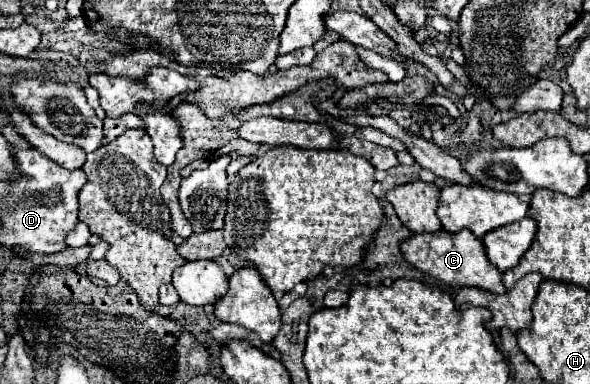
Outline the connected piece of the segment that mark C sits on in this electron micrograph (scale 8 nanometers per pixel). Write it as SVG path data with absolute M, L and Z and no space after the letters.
M462 229L458 233L418 233L408 237L402 243L402 253L404 257L420 271L440 279L442 283L450 285L450 287L480 287L486 289L490 293L502 295L506 291L506 287L502 285L502 275L500 271L488 261L484 245L478 237L474 237L474 233L470 233L468 229Z

